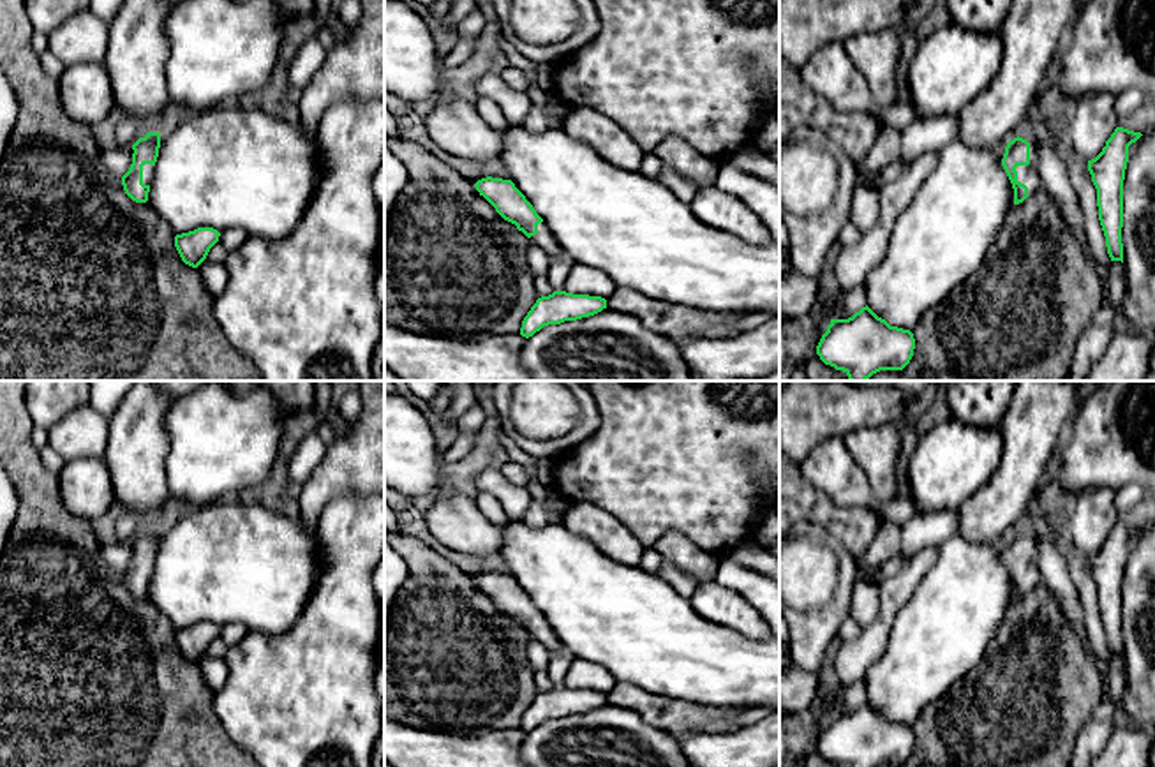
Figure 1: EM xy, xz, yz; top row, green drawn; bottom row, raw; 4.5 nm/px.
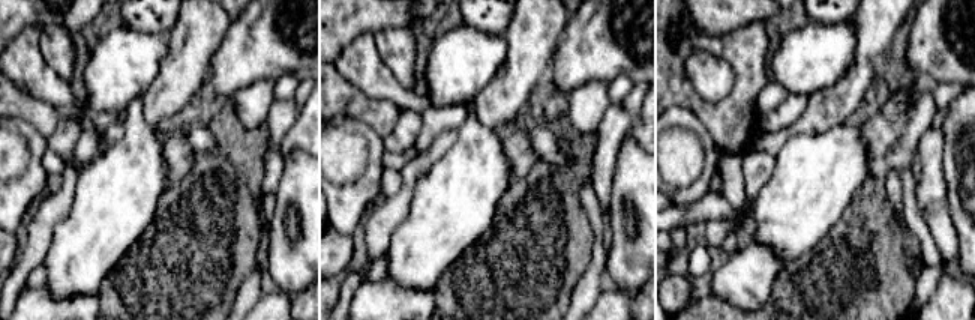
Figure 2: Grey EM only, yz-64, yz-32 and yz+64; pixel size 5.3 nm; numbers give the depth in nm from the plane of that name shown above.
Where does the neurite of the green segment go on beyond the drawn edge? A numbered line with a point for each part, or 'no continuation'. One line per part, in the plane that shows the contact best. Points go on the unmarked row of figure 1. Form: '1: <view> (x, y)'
1: yz (1028, 570)

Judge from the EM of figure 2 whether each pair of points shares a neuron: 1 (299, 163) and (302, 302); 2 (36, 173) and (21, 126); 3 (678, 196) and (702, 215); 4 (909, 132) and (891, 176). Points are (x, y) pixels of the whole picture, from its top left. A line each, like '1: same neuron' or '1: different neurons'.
1: different neurons
2: same neuron
3: different neurons
4: same neuron

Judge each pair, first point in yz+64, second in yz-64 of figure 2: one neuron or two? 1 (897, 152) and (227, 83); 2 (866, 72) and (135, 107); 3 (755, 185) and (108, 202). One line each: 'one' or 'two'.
1: two
2: two
3: two

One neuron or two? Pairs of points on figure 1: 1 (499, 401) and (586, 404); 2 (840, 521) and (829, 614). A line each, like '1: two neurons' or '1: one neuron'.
1: one neuron
2: two neurons

